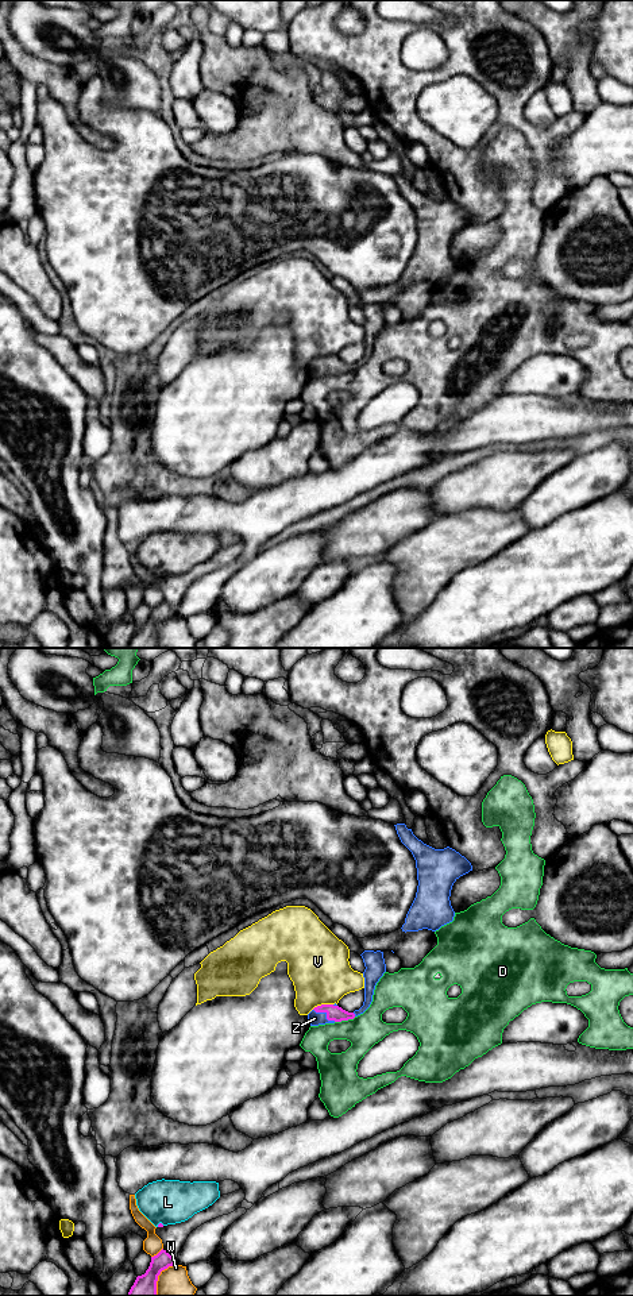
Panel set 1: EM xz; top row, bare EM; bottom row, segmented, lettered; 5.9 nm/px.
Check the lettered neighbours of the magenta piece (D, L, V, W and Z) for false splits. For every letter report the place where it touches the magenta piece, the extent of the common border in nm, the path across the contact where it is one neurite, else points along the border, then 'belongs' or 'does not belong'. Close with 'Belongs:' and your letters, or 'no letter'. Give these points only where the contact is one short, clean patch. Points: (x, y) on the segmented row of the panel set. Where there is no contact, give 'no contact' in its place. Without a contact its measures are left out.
D: meets magenta in xz at (344, 1019); contact 130 nm long; does not belong
L: meets magenta in xz at (159, 1223); contact 50 nm long; does not belong
V: meets magenta in xz at (321, 1005); contact 130 nm long; does not belong
W: meets magenta in xz at (158, 1253); contact 90 nm long; does not belong
Z: meets magenta in xz at (327, 1014); contact 150 nm long; runs through xz (334, 1013), (327, 1014), (315, 1018); belongs
Belongs: Z

